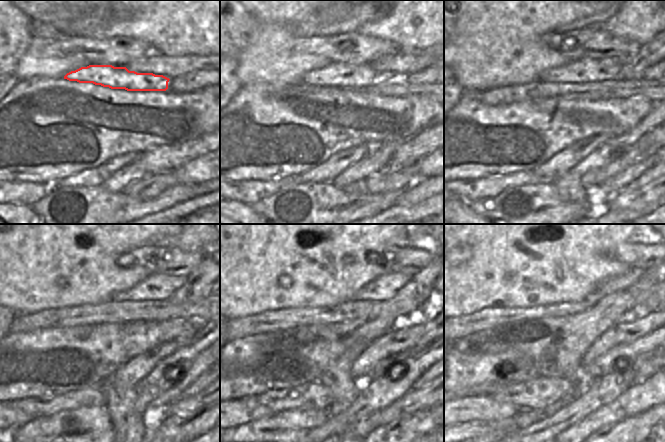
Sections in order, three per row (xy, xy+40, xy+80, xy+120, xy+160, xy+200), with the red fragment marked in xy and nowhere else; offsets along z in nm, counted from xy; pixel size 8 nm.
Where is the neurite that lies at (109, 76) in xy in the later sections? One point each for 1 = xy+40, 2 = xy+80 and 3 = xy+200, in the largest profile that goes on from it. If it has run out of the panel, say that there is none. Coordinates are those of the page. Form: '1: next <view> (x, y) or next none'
1: next xy+40 (342, 75)
2: next xy+80 (585, 70)
3: next xy+200 (529, 340)

